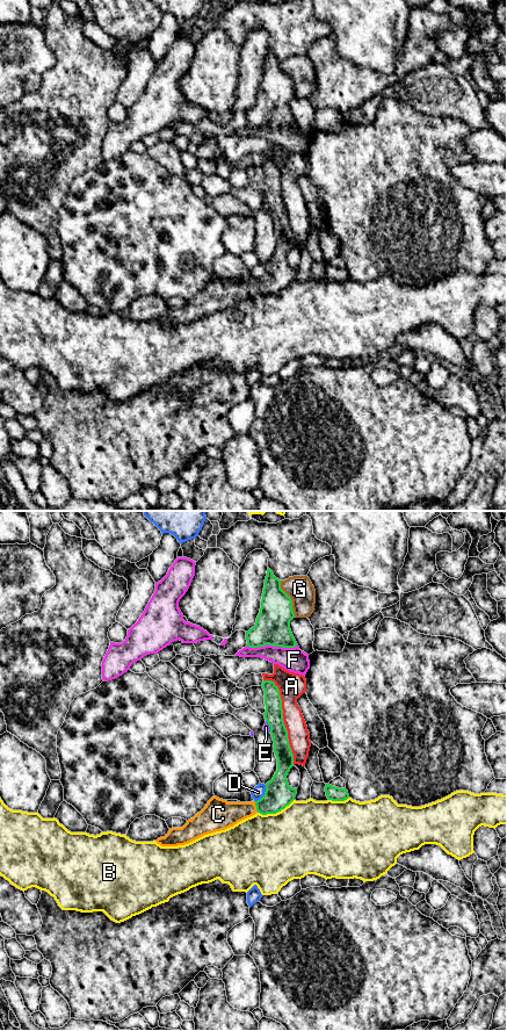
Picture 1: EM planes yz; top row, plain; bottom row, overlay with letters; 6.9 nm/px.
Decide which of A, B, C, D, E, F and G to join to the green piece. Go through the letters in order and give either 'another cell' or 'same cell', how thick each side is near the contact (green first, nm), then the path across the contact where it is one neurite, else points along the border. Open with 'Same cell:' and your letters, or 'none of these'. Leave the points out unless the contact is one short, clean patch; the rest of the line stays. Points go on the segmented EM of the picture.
Same cell: C
A: another cell | 130/180 nm
B: another cell | 190/500 nm
C: same cell | 190/190 nm | across yz (279, 794), (269, 804), (256, 807), (222, 814)
D: another cell | 190/90 nm
E: another cell | 130/50 nm | along yz (266, 720), (270, 732)
F: another cell | 240/170 nm
G: another cell | 240/180 nm

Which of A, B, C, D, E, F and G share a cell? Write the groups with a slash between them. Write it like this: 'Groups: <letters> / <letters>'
Groups: A / B / C / D / E / F / G

